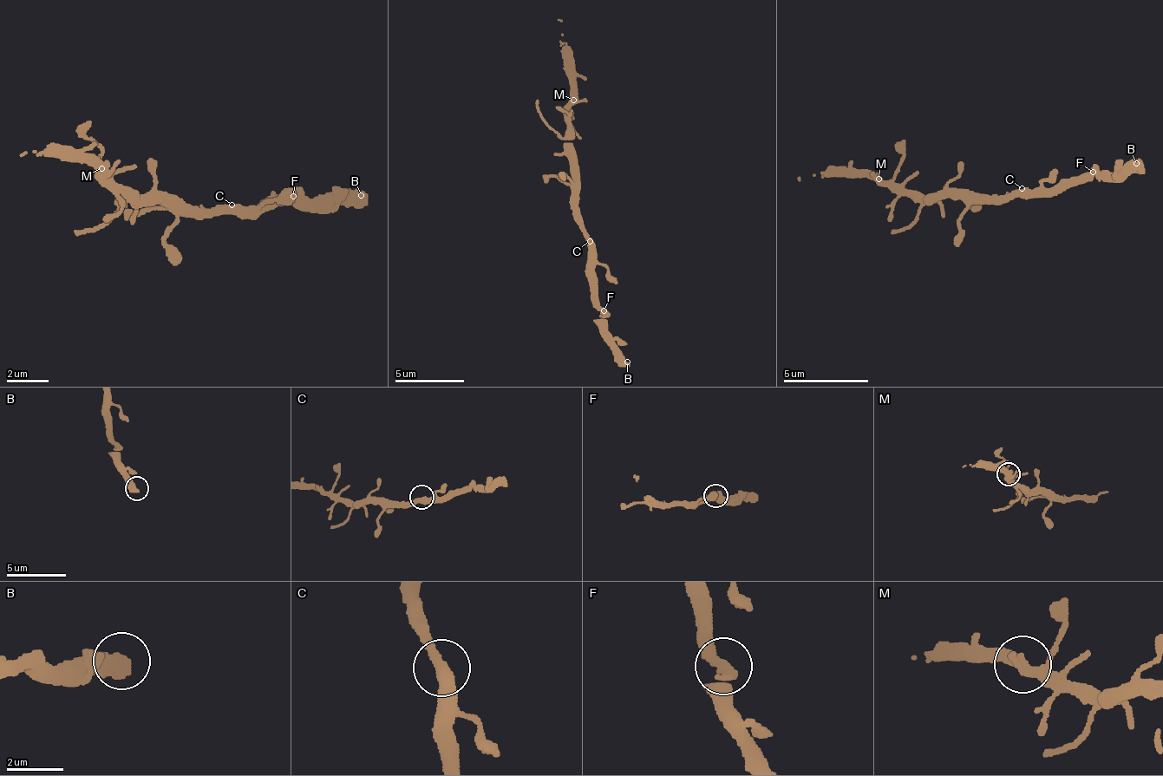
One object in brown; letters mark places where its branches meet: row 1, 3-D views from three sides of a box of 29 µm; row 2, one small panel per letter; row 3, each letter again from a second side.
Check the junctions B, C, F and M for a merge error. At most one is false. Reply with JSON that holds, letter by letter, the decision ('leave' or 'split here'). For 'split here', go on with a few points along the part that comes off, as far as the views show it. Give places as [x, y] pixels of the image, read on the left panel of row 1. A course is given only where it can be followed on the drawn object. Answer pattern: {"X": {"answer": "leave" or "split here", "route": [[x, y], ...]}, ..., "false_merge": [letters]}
{"B": {"answer": "leave"}, "C": {"answer": "leave"}, "F": {"answer": "leave"}, "M": {"answer": "leave"}, "false_merge": []}

